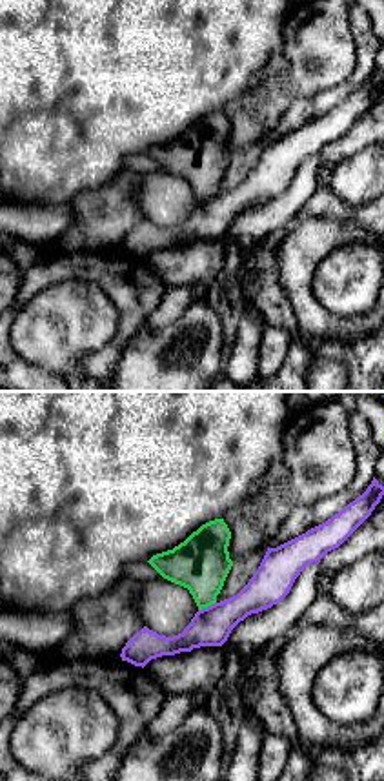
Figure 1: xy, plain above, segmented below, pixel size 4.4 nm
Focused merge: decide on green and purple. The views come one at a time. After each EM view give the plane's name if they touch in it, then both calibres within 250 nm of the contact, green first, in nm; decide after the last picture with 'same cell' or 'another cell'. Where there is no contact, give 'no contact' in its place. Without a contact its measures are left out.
contact in xy; calibres 240 and 170 nm

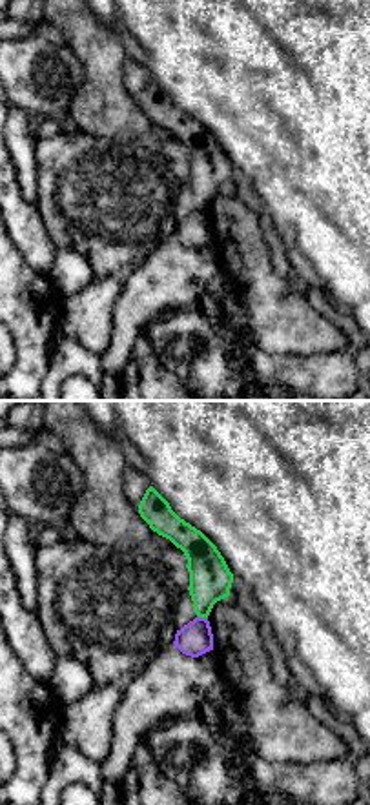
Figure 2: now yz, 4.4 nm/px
contact in yz; calibres 190 and 150 nm

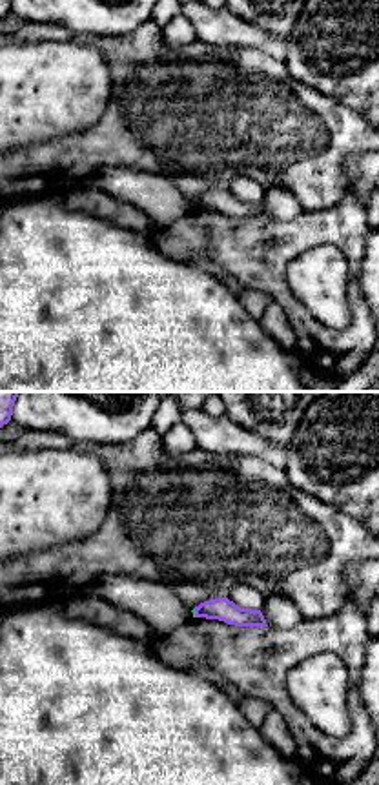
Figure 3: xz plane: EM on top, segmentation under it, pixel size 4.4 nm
contact in xz; calibres 20 and 100 nm

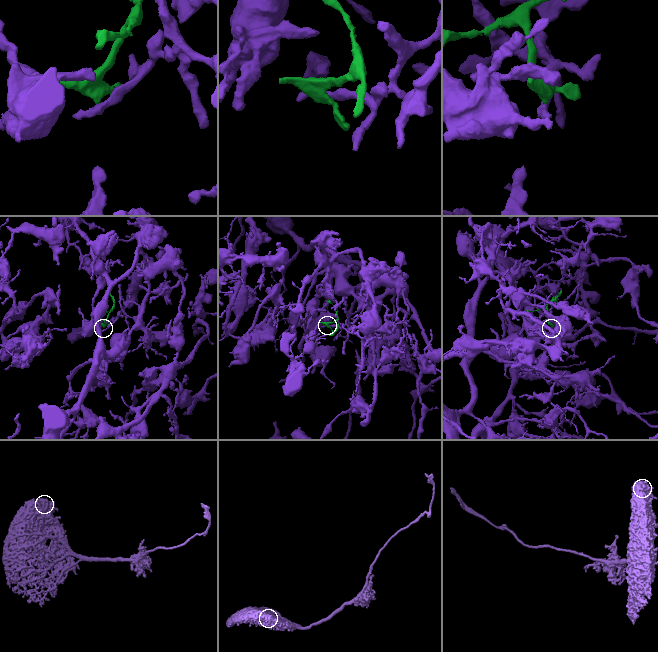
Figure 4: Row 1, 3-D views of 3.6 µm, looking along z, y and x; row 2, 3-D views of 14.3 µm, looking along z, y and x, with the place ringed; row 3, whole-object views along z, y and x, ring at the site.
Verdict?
another cell

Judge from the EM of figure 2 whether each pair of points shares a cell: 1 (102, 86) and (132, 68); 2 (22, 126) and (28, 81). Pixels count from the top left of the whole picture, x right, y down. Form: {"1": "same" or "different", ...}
{"1": "different", "2": "different"}

